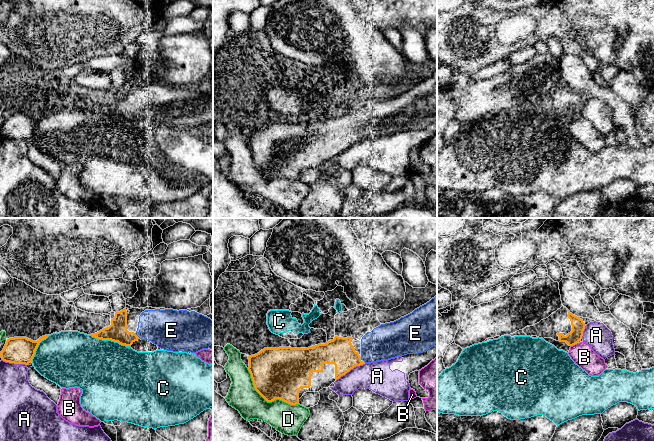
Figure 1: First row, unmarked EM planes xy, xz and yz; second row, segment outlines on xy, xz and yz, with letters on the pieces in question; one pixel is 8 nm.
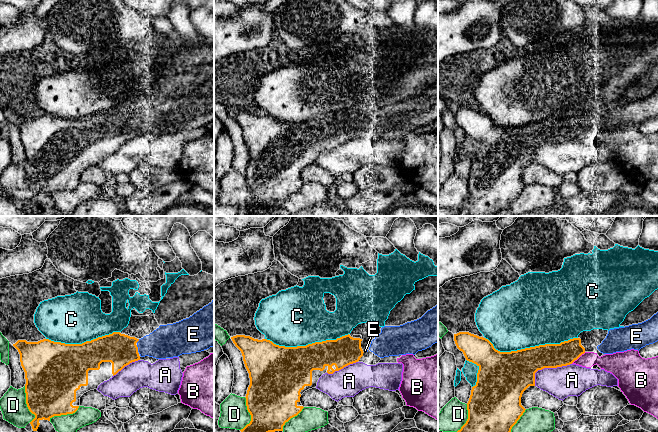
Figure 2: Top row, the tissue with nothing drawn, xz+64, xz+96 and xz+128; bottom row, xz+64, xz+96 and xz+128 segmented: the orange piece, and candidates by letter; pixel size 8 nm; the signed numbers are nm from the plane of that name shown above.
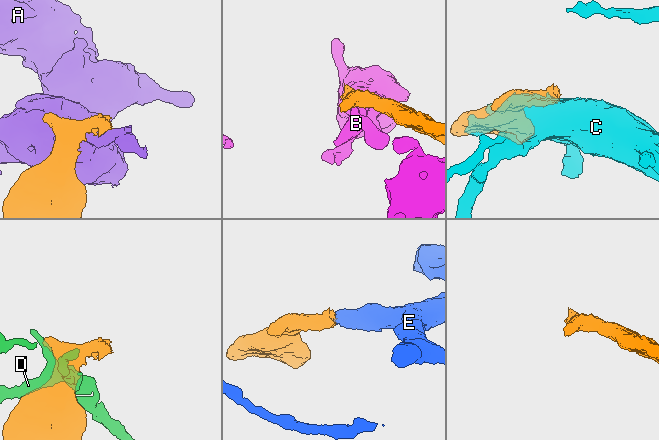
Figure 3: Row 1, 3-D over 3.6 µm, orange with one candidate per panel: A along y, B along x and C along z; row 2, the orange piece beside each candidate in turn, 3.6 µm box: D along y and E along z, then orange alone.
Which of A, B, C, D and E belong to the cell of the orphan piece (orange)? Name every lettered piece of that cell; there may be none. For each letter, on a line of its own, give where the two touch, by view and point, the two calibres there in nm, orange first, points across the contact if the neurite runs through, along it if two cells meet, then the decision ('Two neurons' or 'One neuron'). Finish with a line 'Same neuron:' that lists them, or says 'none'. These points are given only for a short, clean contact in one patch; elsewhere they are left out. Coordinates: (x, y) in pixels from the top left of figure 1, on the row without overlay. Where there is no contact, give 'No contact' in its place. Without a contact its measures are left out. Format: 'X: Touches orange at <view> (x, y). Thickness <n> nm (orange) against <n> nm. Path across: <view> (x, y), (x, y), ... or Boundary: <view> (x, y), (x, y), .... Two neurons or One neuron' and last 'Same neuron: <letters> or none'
A: Touches orange at xz (350, 145). Thickness 220 nm (orange) against 240 nm. Two neurons
B: Touches orange at yz (574, 120). Thickness 110 nm (orange) against 180 nm. Boundary: yz (577, 118), (571, 122). Two neurons
C: Touches orange at xy (110, 115). Thickness 160 nm (orange) against 480 nm. Two neurons
D: Touches orange at xz (266, 176). Thickness 420 nm (orange) against 240 nm. Two neurons
E: Touches orange at xy (136, 111). Thickness 160 nm (orange) against 300 nm. One neuron
Same neuron: E

